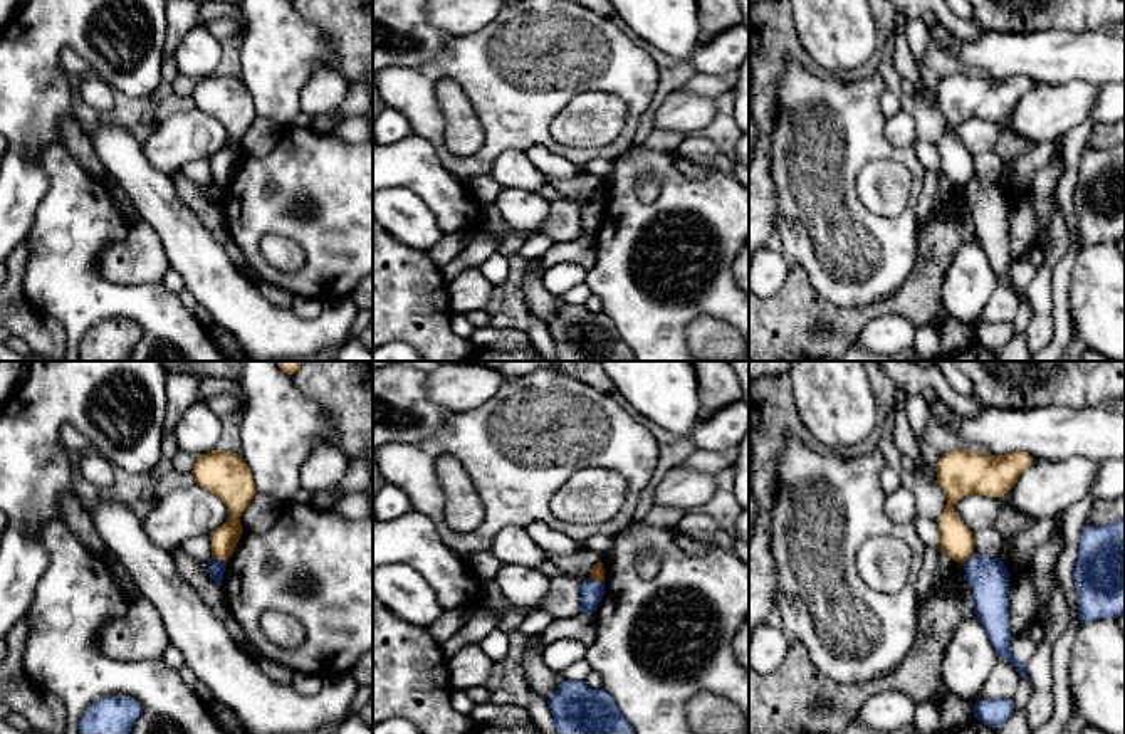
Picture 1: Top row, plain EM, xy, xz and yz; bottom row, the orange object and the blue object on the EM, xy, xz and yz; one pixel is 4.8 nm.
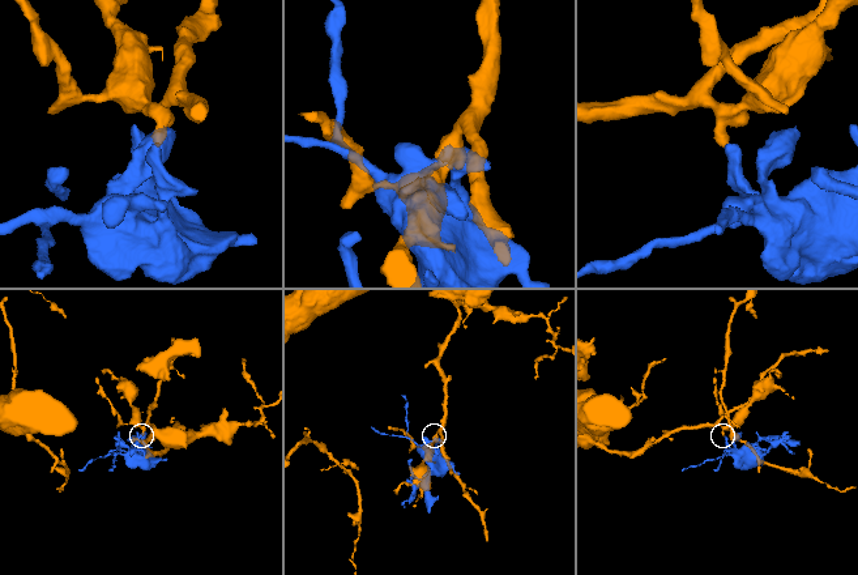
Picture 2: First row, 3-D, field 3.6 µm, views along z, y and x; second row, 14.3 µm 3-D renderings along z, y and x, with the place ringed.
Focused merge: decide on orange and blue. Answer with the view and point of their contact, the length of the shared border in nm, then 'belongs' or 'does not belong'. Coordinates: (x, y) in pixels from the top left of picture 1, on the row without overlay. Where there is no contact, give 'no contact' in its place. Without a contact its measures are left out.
meets orange in xy at (219, 183); contact 80 nm long; does not belong

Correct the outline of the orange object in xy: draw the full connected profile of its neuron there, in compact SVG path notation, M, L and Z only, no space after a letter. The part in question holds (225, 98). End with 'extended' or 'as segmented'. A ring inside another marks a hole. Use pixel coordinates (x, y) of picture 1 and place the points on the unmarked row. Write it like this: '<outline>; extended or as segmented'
M220 74L196 81L191 99L230 134L230 143L210 156L212 181L227 186L243 156L240 139L257 118L254 99L240 77Z; as segmented

